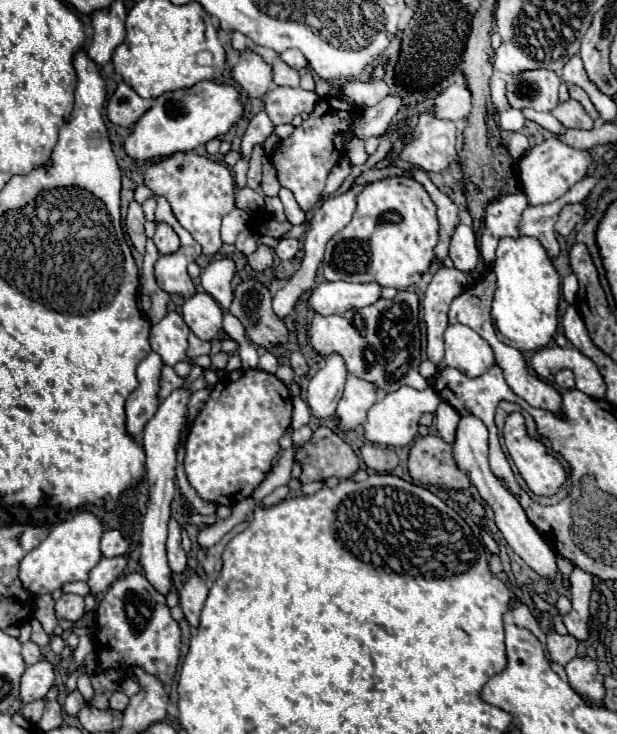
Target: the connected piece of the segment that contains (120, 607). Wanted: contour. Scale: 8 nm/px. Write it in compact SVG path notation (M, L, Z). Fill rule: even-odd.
M133 572L117 578L103 594L97 606L95 642L101 668L107 672L95 674L91 678L95 686L95 698L91 700L91 704L99 710L107 710L107 698L113 690L121 690L119 680L133 664L141 666L143 670L149 670L149 674L157 674L163 684L169 684L179 662L181 628L179 622L171 618L165 596L157 592L143 574Z

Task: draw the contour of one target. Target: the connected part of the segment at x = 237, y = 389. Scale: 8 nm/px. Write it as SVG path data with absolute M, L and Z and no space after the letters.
M237 370L221 378L197 414L187 438L185 472L191 488L205 502L223 506L249 498L281 452L279 438L291 426L291 410L289 388L273 374Z

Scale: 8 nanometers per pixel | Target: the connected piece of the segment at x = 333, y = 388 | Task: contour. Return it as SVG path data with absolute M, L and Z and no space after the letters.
M333 352L325 356L321 368L311 378L307 388L307 402L315 418L325 420L335 412L337 402L341 400L345 378L347 378L347 368L341 354Z

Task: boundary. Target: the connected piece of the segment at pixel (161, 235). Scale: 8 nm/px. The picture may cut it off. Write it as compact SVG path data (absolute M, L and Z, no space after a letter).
M155 222L153 242L161 254L171 254L179 246L179 236L167 222Z

